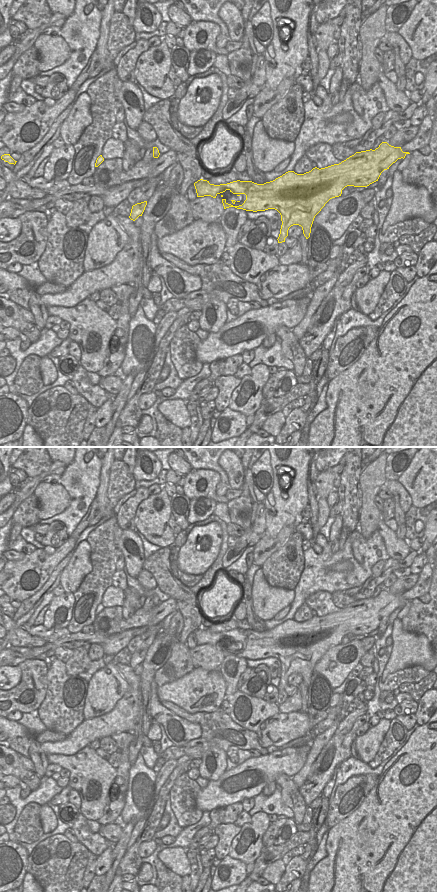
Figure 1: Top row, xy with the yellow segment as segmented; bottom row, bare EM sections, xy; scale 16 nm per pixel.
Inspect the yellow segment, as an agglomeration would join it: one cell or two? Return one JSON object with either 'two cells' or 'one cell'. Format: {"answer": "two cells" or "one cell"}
{"answer": "one cell"}

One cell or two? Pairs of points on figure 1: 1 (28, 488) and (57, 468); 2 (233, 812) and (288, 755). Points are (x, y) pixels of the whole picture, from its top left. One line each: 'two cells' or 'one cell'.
1: one cell
2: two cells

